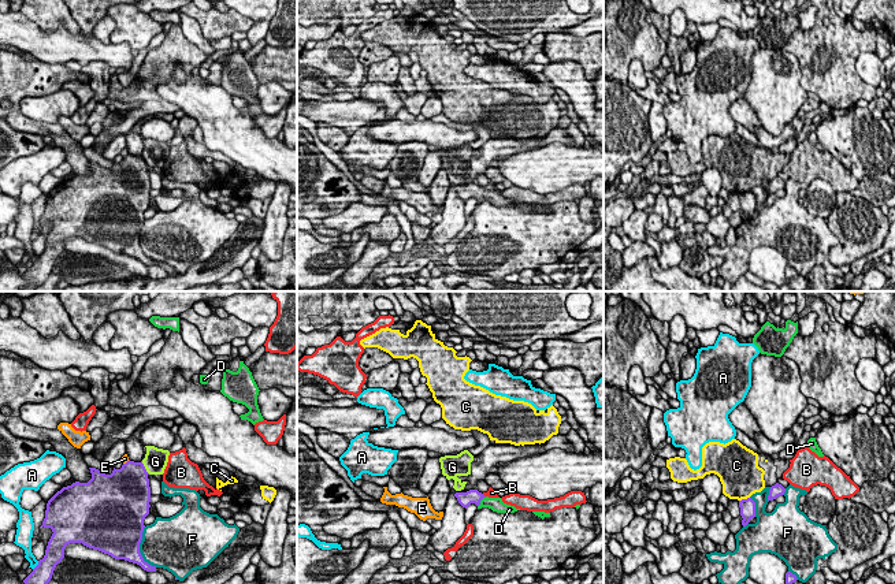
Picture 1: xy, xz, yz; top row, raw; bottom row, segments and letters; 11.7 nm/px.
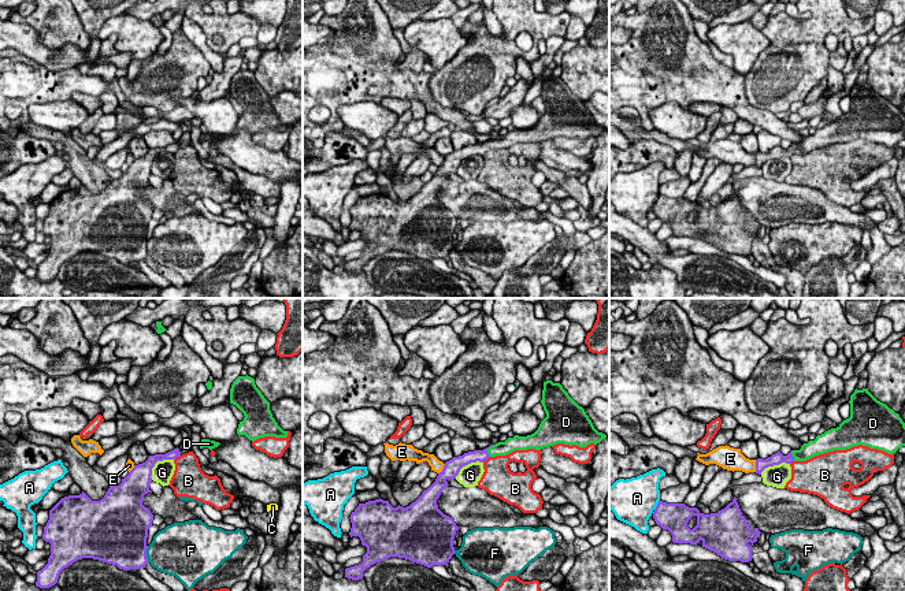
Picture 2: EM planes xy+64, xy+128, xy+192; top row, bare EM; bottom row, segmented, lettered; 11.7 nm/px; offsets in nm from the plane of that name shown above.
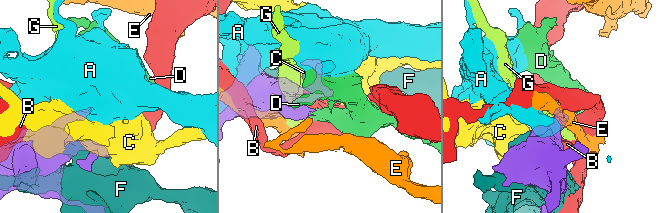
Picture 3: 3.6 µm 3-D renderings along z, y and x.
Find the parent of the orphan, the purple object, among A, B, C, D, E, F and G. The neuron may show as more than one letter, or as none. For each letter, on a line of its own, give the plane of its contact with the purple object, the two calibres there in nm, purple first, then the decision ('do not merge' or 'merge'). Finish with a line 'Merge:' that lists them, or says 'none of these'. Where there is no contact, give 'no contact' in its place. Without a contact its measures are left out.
A: xy | 220/100 nm | do not merge
B: xz | 160/100 nm | do not merge
C: yz | 190/460 nm | do not merge
D: xz | 160/160 nm | merge
E: xy | 400/90 nm | do not merge
F: xy | 460/460 nm | do not merge
G: xy | 440/280 nm | do not merge
Merge: D

